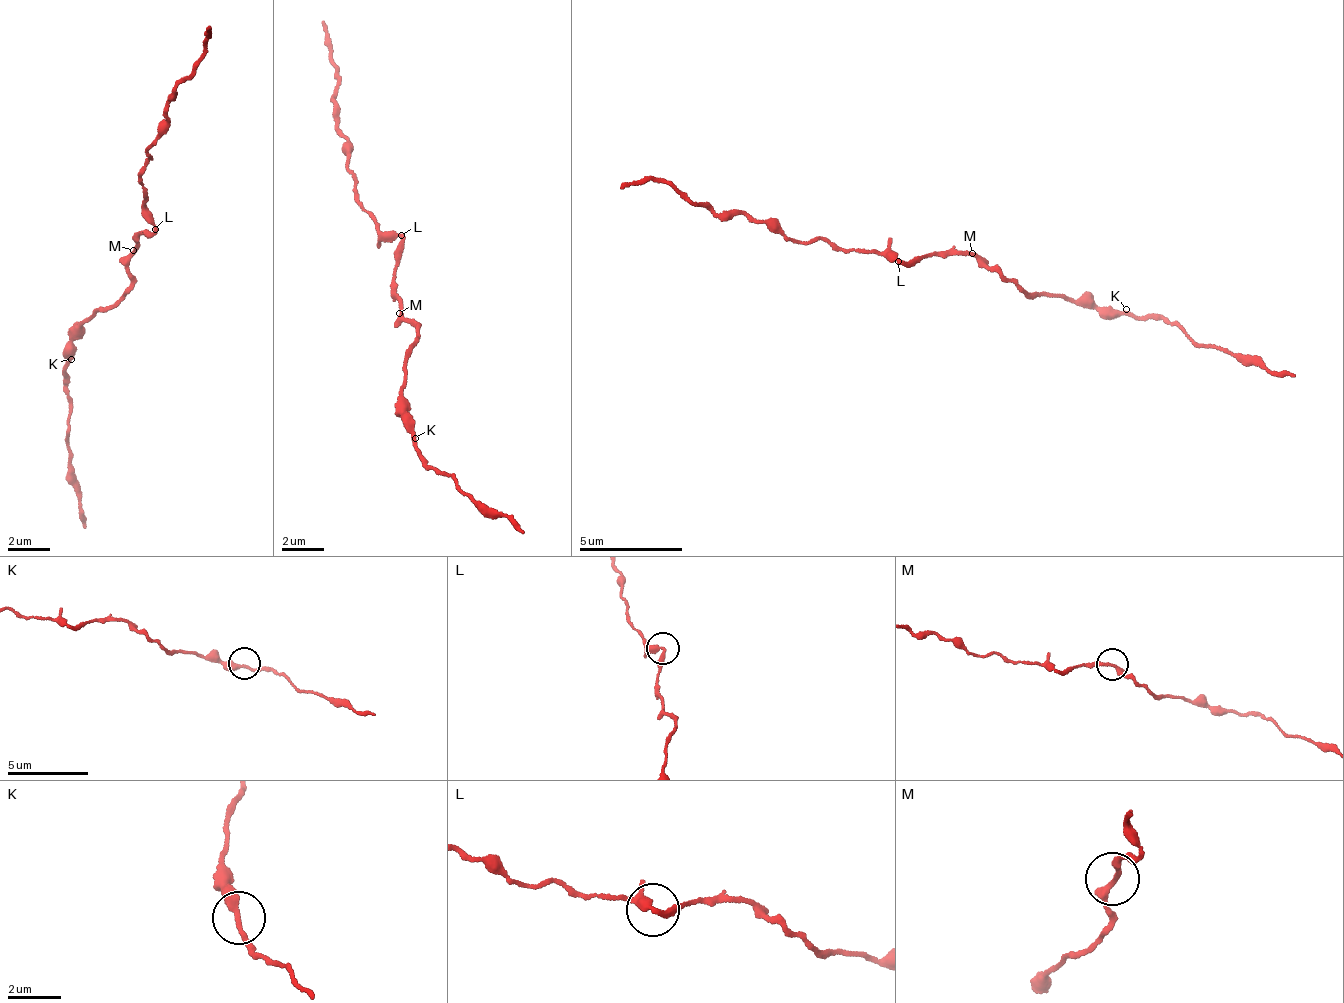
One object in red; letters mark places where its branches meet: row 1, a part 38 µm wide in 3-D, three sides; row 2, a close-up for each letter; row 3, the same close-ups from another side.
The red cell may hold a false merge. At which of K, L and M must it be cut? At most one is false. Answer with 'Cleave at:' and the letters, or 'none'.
Cleave at: none

